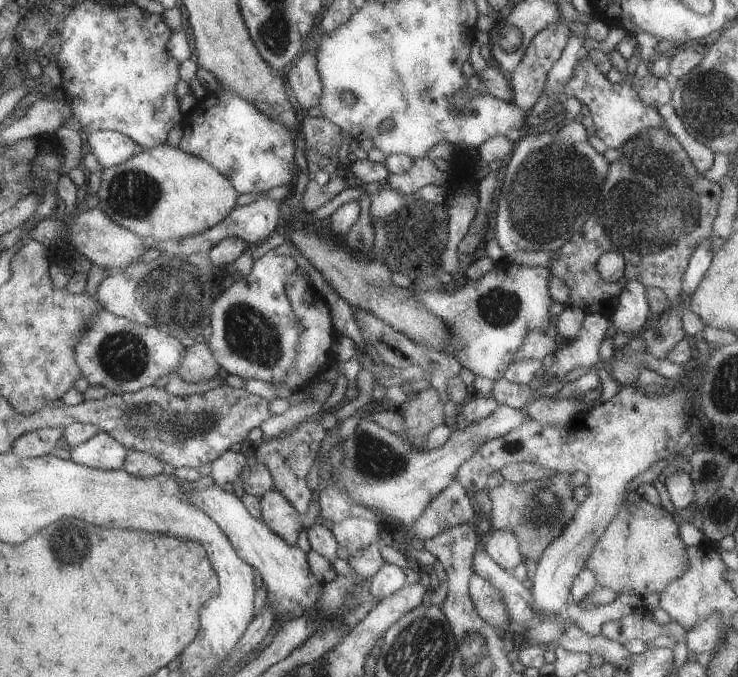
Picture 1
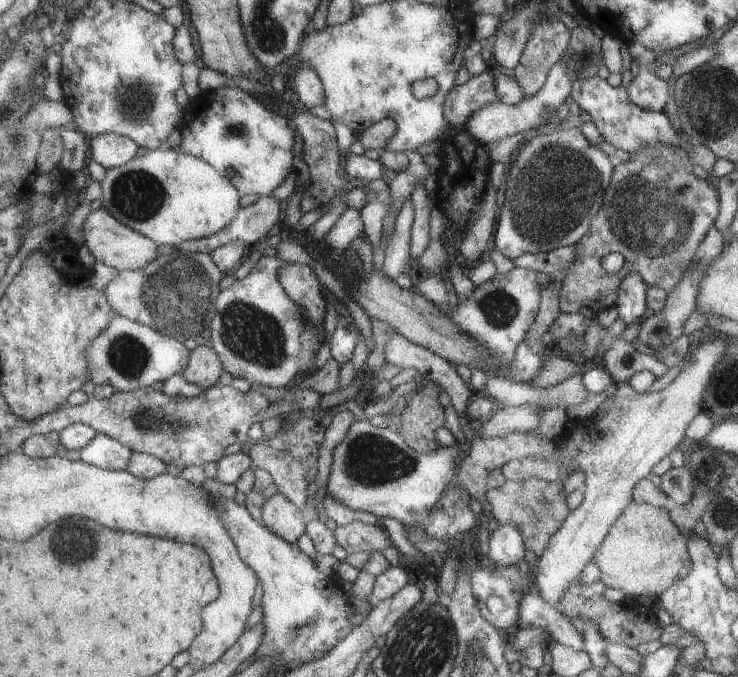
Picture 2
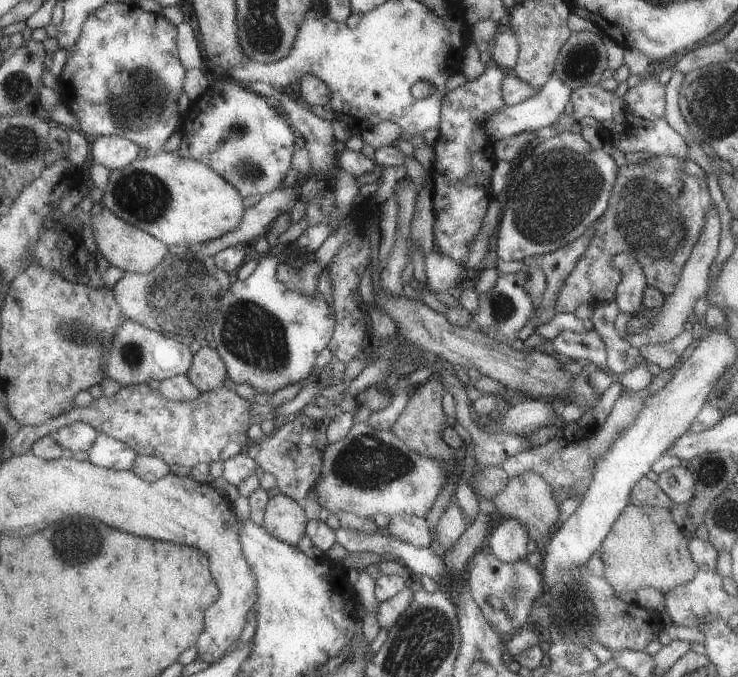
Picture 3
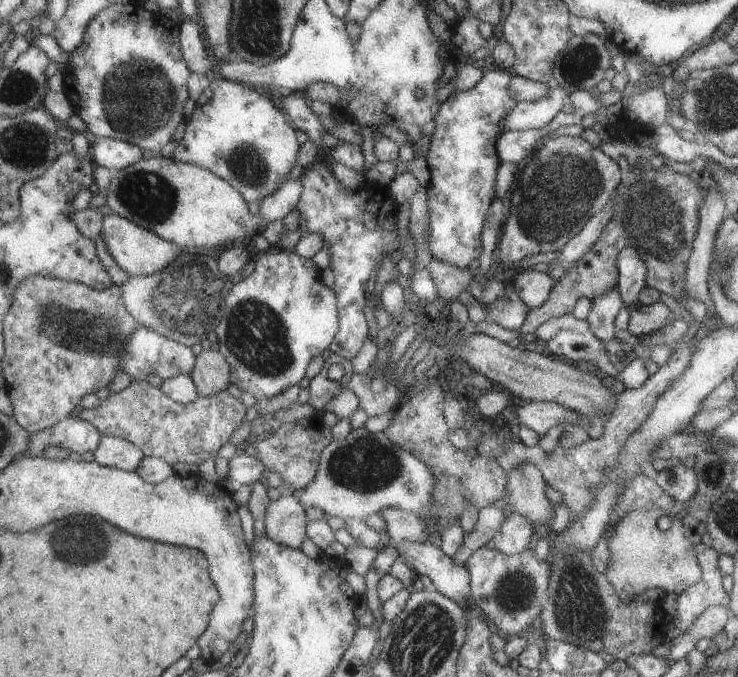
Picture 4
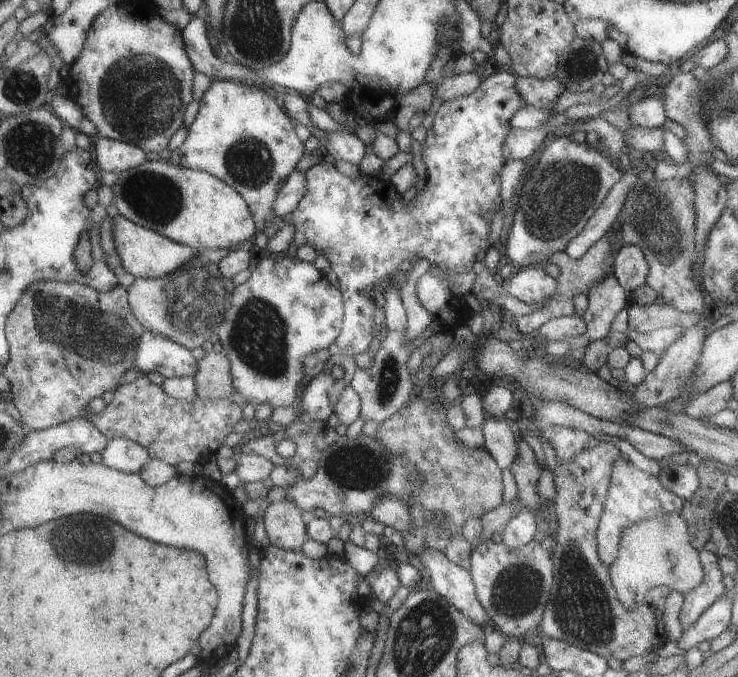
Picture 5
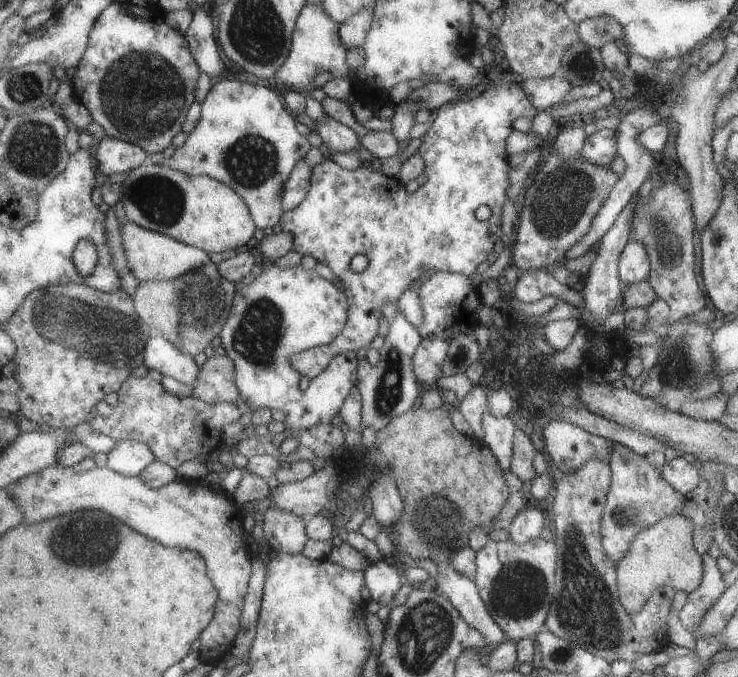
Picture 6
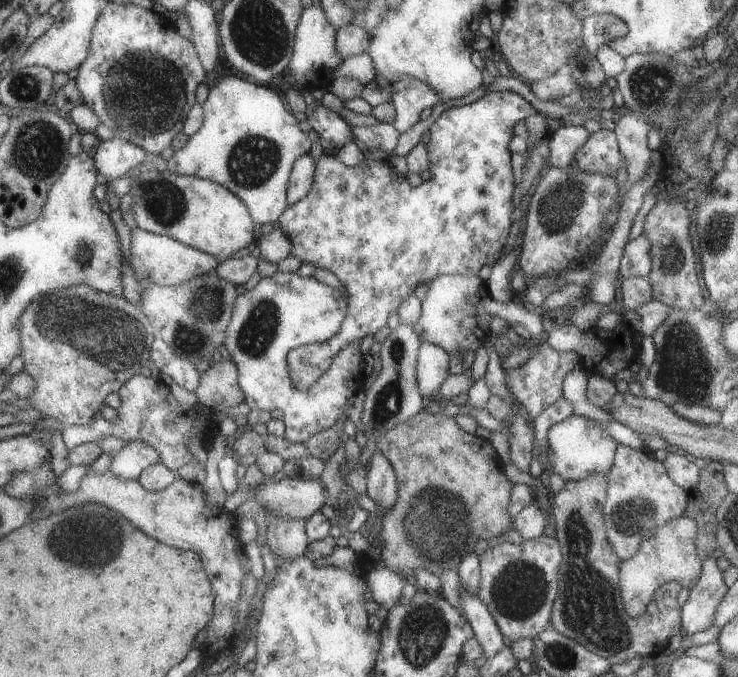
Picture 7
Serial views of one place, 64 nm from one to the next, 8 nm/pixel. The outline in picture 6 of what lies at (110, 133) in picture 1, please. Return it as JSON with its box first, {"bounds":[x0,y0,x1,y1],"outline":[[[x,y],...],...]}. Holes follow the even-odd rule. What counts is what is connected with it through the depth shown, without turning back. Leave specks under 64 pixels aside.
{"bounds":[95,136,149,180],"outline":[[[107,136],[95,148],[95,158],[99,174],[105,174],[109,180],[117,180],[149,162],[149,152],[137,144]]]}

